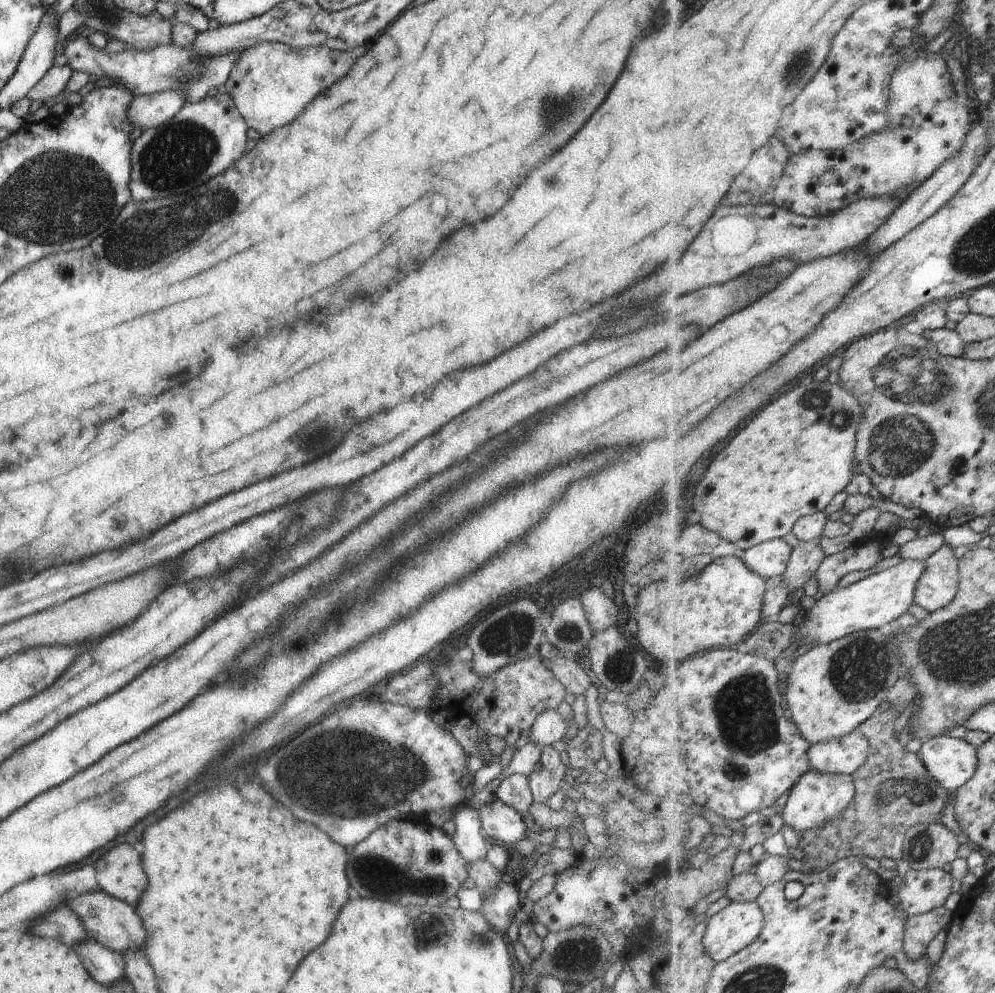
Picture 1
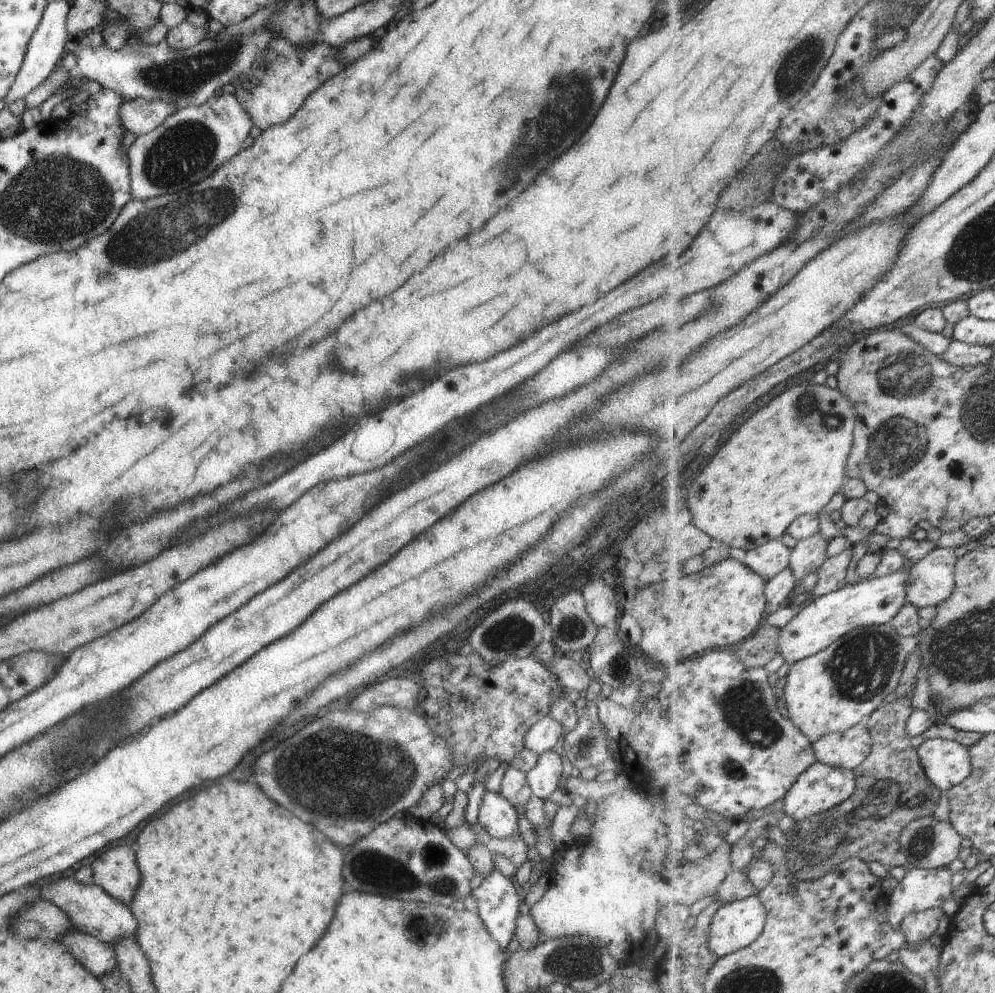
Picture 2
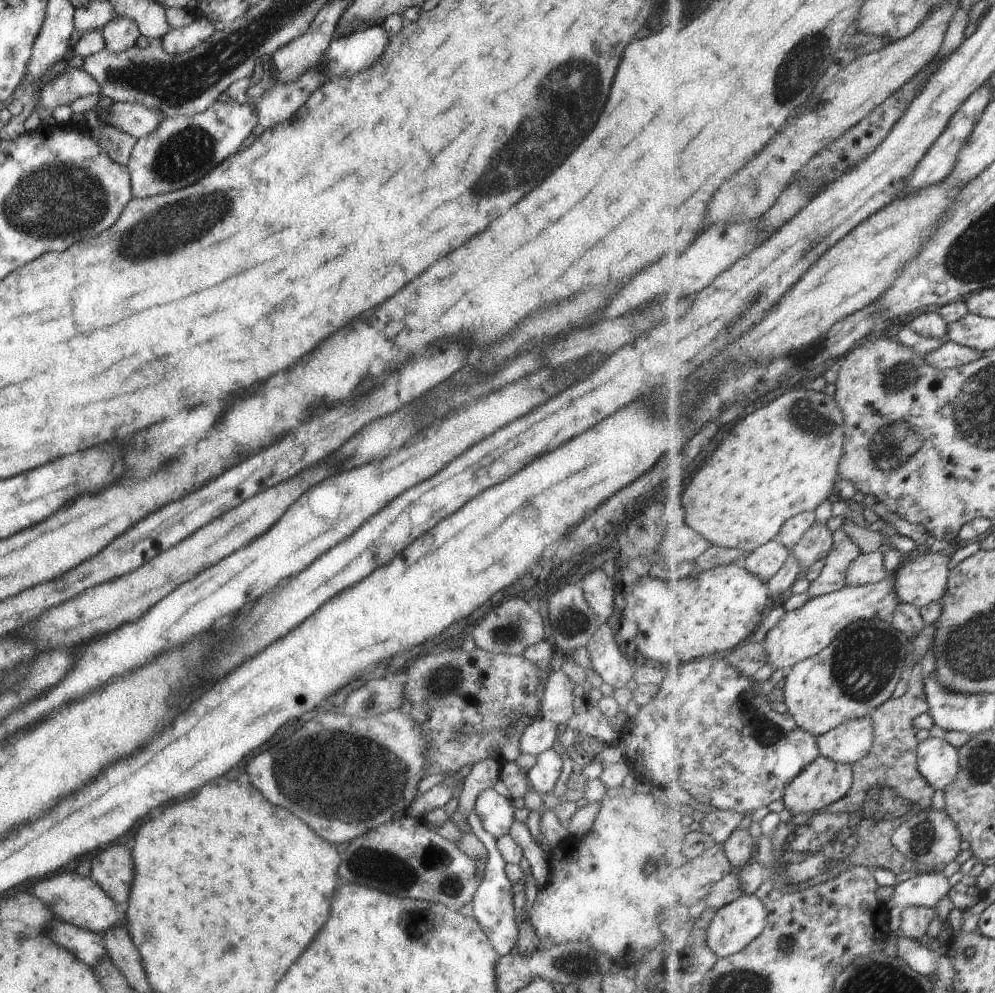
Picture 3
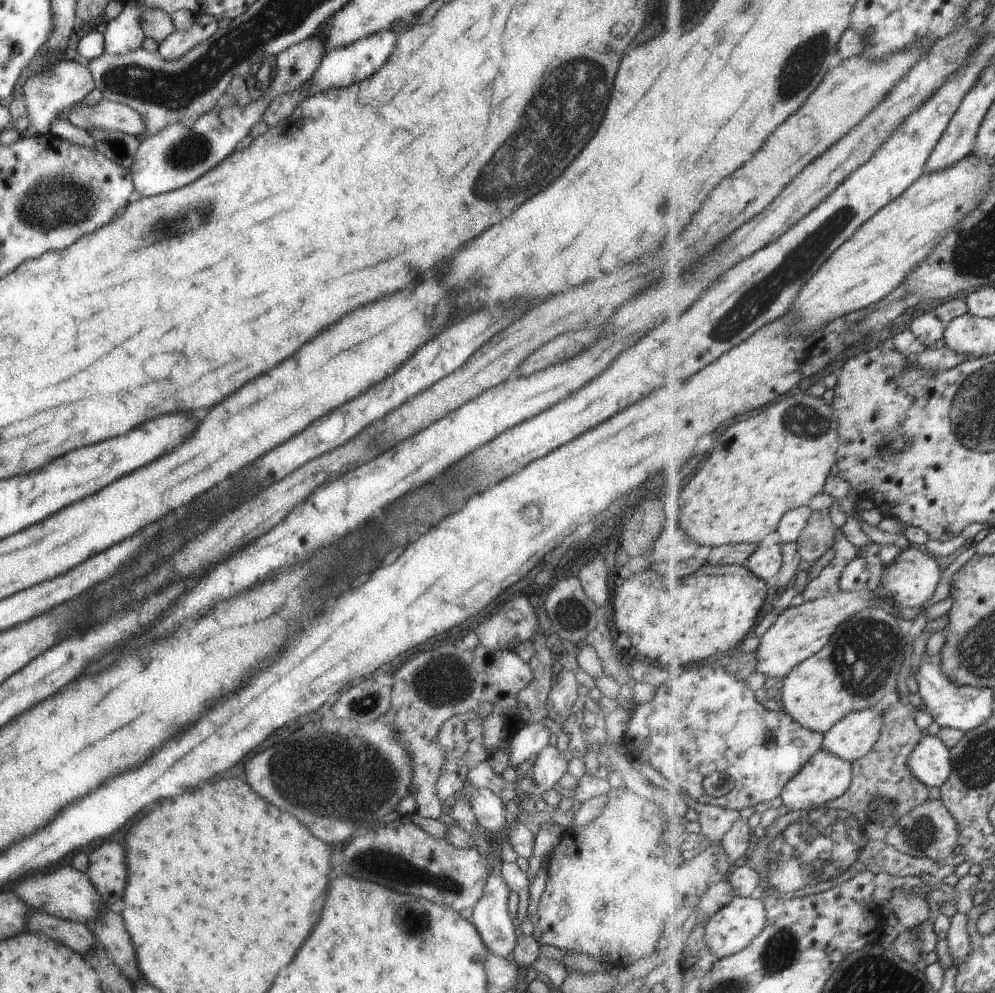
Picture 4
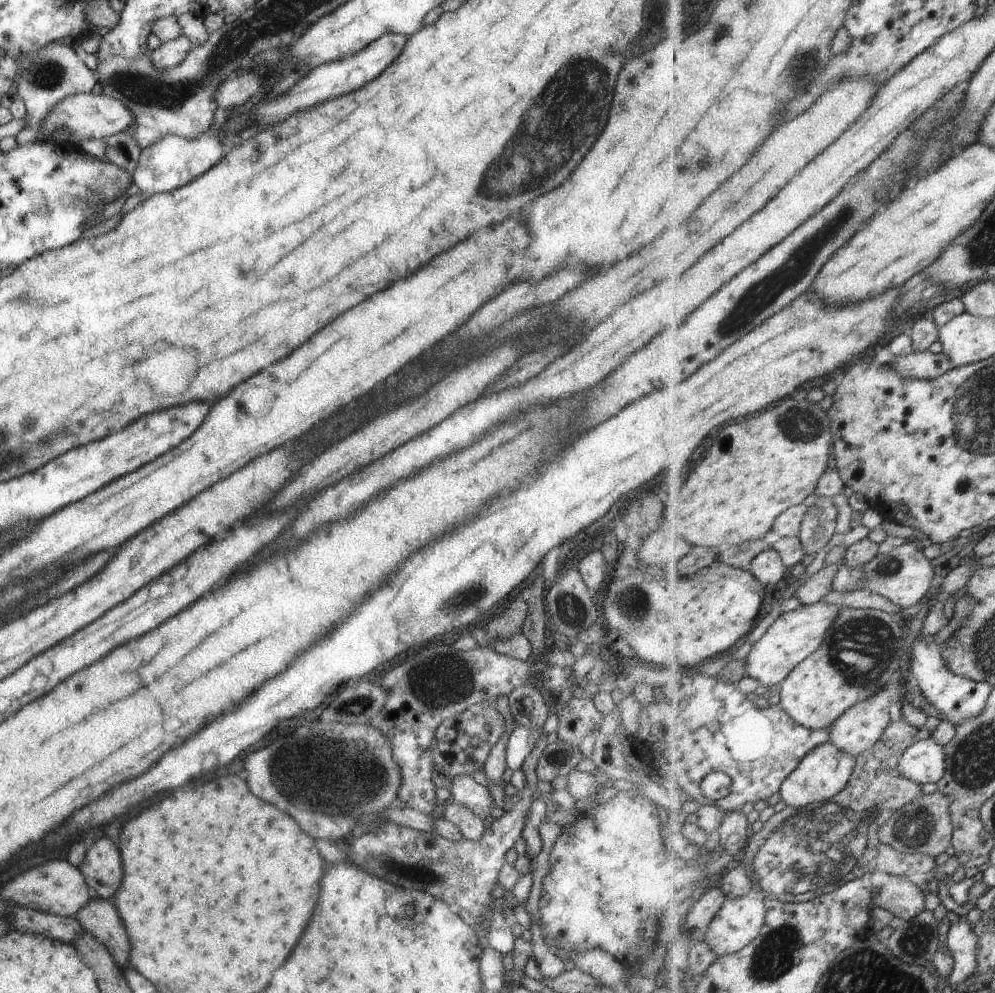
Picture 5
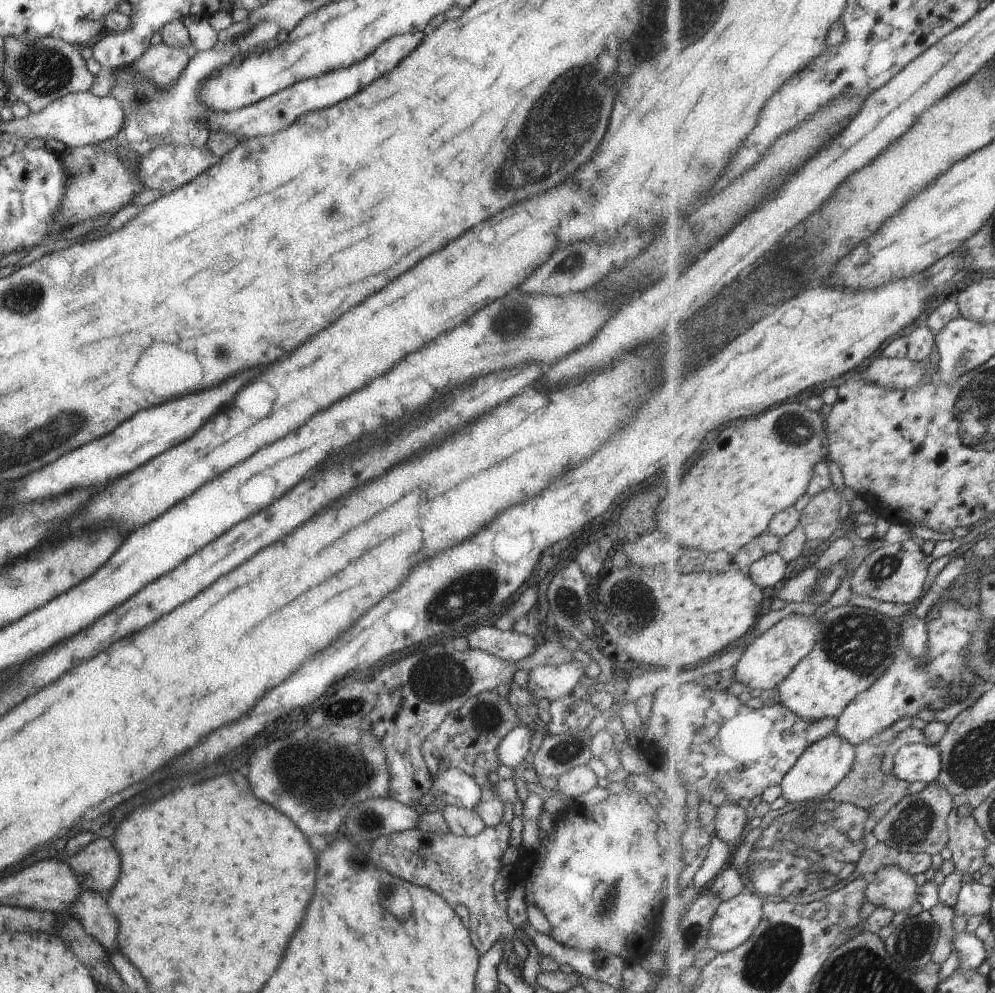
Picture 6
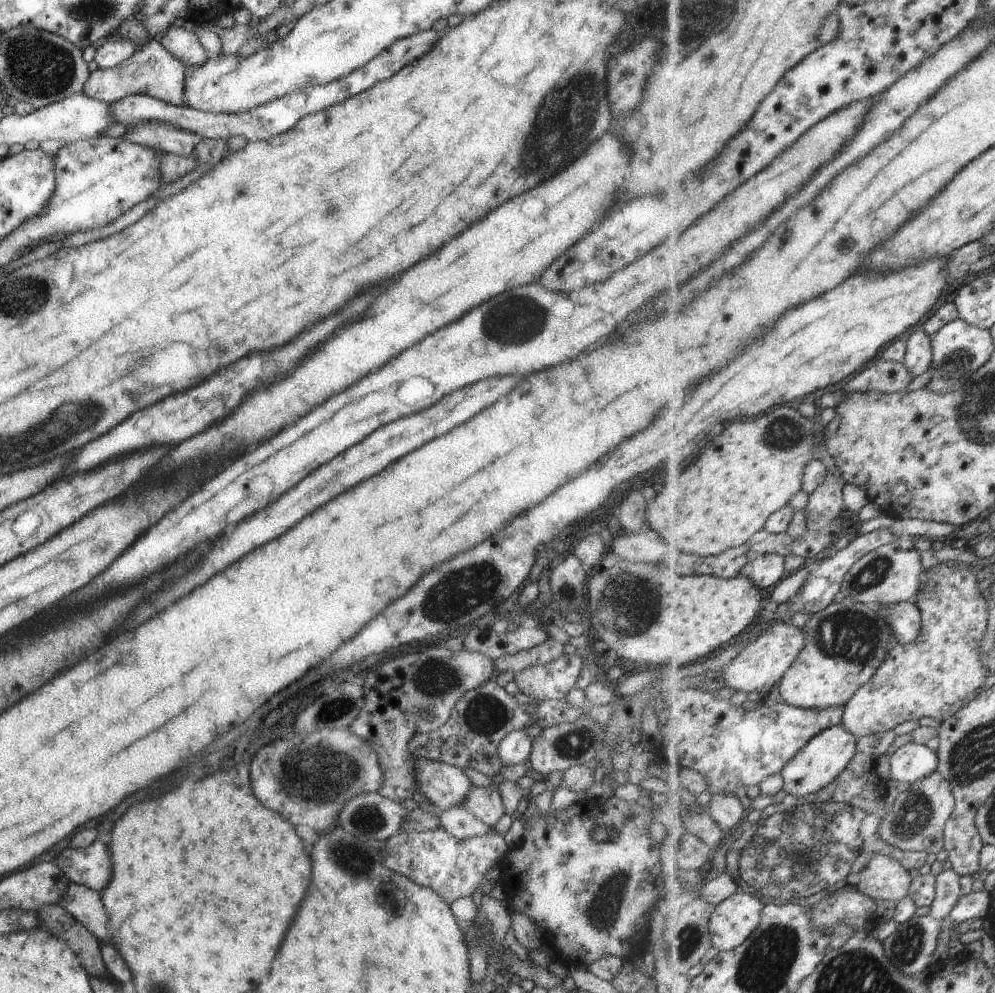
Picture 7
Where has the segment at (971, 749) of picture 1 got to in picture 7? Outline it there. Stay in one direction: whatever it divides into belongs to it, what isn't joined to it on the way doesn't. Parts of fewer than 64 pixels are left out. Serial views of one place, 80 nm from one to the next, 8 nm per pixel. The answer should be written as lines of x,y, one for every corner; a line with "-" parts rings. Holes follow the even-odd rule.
905,742
889,757
891,783
912,783
938,770
938,754
919,743

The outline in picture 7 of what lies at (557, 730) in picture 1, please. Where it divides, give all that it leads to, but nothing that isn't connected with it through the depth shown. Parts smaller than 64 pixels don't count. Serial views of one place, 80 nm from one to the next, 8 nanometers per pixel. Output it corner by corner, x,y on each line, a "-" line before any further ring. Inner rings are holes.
511,729
497,744
496,757
506,765
526,762
531,752
531,731
526,729

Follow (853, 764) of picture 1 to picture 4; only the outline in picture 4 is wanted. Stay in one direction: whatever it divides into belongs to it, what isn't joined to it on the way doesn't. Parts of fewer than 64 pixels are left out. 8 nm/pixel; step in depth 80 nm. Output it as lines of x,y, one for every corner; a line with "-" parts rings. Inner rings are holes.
874,707
850,712
824,735
823,746
853,764
868,756
881,736
884,723
883,710

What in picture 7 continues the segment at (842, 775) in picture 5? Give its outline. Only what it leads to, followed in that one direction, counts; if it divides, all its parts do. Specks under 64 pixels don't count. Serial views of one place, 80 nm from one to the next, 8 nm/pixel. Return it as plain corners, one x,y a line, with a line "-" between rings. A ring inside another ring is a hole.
841,722
838,725
826,728
823,732
815,735
809,743
802,748
783,768
783,789
787,793
798,797
805,797
816,793
822,788
828,787
854,759
857,752
858,738
850,733

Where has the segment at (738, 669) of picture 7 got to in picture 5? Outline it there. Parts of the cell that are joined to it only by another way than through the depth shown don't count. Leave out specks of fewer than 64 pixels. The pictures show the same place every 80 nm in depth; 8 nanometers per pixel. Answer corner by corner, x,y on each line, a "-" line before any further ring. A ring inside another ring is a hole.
822,602
801,604
791,612
782,613
754,644
745,658
746,677
755,678
759,685
774,687
782,683
808,656
819,650
831,624
838,620
842,608

